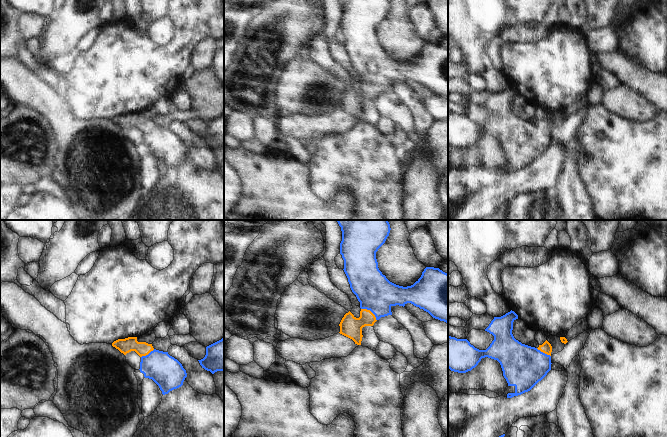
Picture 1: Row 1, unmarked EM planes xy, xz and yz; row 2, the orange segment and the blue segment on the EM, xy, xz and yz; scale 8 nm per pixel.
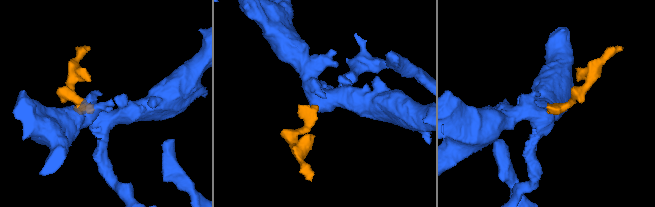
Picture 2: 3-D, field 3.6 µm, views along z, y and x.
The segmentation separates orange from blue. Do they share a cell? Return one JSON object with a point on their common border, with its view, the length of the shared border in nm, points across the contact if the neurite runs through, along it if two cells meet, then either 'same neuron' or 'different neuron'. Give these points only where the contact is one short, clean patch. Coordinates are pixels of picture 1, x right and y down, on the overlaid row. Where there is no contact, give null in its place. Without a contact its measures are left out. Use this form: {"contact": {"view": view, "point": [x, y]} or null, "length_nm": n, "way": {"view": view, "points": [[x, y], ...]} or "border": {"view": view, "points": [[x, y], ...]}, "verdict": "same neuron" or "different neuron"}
{"contact": {"view": "xz", "point": [370, 311]}, "length_nm": 160, "way": {"view": "xz", "points": [[350, 326], [357, 324], [370, 311], [374, 305], [374, 291]]}, "verdict": "same neuron"}

